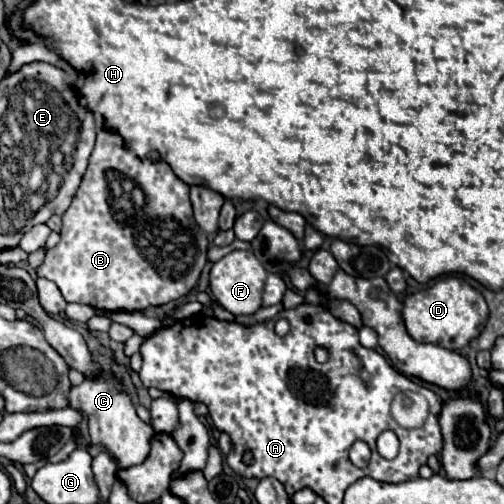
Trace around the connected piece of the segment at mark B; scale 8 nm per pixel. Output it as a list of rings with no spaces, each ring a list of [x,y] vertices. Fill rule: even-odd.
[[[99,126],[87,172],[71,206],[63,214],[61,242],[47,250],[37,274],[55,282],[67,302],[89,304],[93,308],[103,308],[105,312],[143,312],[187,296],[195,288],[207,262],[207,246],[209,240],[193,218],[189,184],[179,180],[175,172],[171,172],[171,166],[159,160],[159,156],[151,154],[141,160],[125,146],[117,132]],[[115,184],[133,184],[133,190],[143,194],[141,200],[137,202],[135,192],[129,188],[115,194]]]

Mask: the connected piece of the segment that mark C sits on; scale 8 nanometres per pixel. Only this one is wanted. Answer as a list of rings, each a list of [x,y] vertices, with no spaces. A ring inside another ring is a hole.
[[[103,370],[99,376],[85,378],[79,386],[73,386],[69,392],[69,406],[83,410],[88,418],[91,445],[105,446],[105,450],[119,460],[119,468],[141,464],[149,456],[149,440],[153,438],[155,430],[137,416],[131,396],[123,390],[121,380],[113,372]]]

